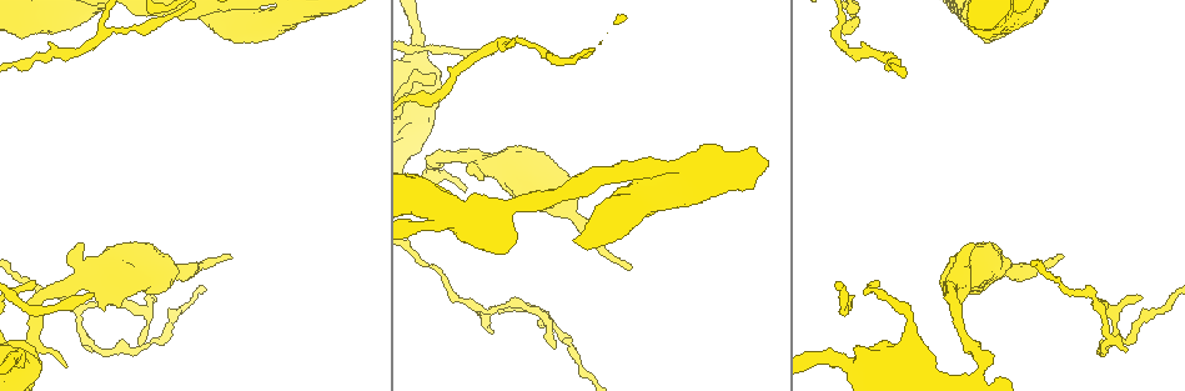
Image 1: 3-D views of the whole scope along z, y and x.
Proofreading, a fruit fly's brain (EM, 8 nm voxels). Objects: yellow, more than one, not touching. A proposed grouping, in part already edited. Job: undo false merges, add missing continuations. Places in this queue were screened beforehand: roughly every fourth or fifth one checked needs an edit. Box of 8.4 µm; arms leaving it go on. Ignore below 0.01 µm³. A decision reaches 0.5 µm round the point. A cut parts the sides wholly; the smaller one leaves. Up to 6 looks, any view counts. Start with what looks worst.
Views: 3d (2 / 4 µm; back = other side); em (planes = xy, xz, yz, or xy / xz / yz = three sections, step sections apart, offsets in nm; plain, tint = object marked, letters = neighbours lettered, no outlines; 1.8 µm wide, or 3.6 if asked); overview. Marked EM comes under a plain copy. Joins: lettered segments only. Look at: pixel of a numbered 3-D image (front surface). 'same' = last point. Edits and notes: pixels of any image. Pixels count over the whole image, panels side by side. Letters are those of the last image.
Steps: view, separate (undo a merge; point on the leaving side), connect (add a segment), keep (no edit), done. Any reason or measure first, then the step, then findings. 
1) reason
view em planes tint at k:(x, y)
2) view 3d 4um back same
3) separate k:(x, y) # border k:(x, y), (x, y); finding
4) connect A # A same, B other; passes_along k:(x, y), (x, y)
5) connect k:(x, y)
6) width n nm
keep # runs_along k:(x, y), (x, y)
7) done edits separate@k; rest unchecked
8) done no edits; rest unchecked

view 3d 2um at 1:(1063, 256)

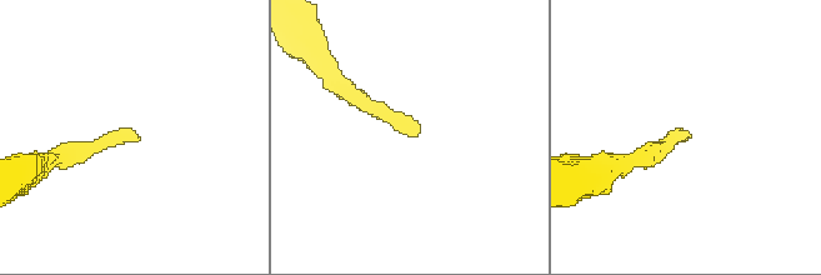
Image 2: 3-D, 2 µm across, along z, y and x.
now the EM
view em planes tint at 2:(684, 140)

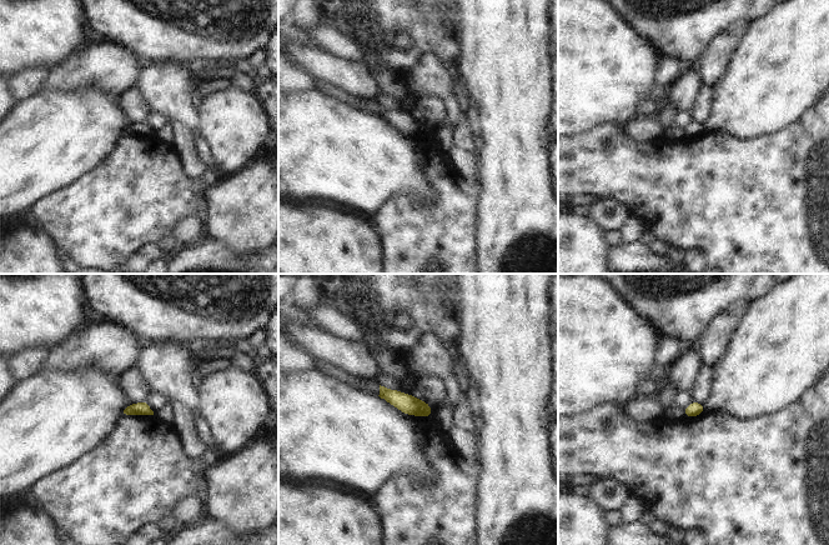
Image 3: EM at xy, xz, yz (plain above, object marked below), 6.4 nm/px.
see the neighbours
view em planes letters same

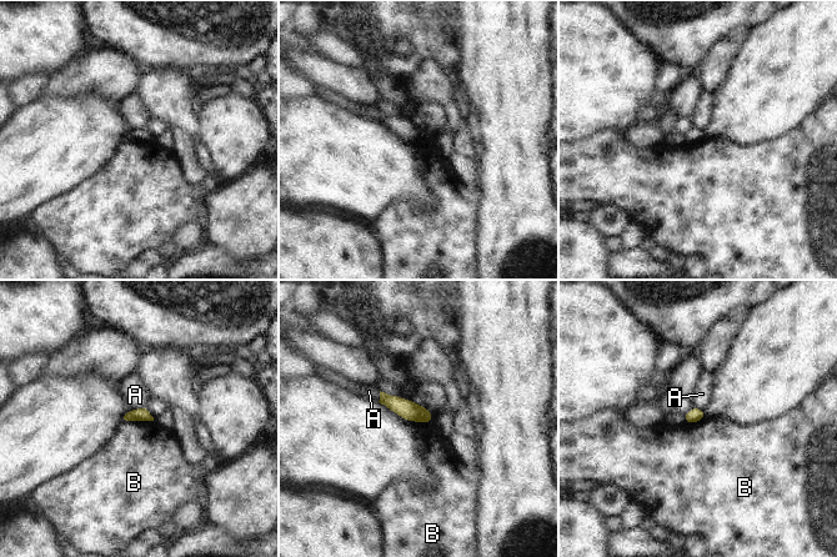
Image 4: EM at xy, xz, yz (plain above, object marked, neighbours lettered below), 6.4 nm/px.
keep # A other, B other; border 4:(124, 418), (153, 421); no lettered segment goes on from it

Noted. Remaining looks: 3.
view 3d 4um at 1:(1110, 312)

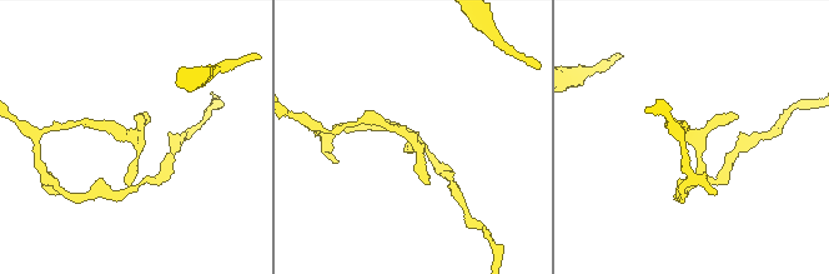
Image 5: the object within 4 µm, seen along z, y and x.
now the EM
view em 3.6um planes tint at 5:(696, 142)

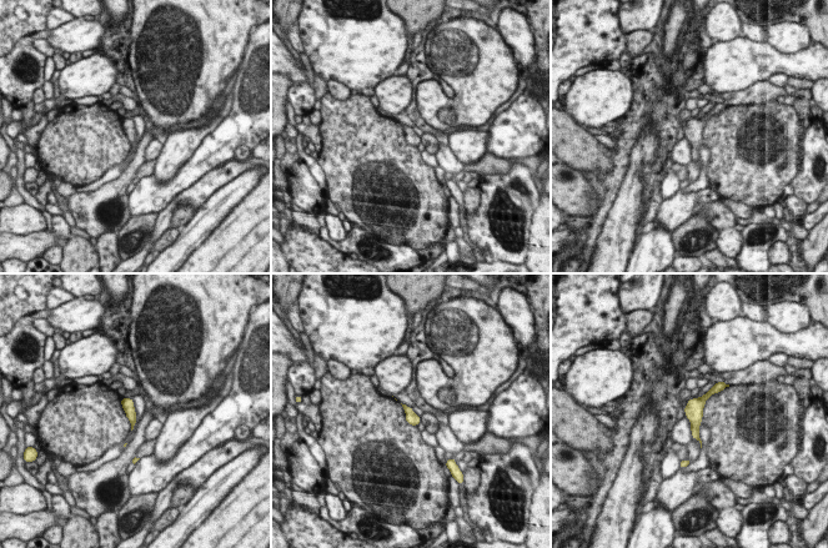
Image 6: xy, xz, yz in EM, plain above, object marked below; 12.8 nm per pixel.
see the neighbours
view em 3.6um planes letters same

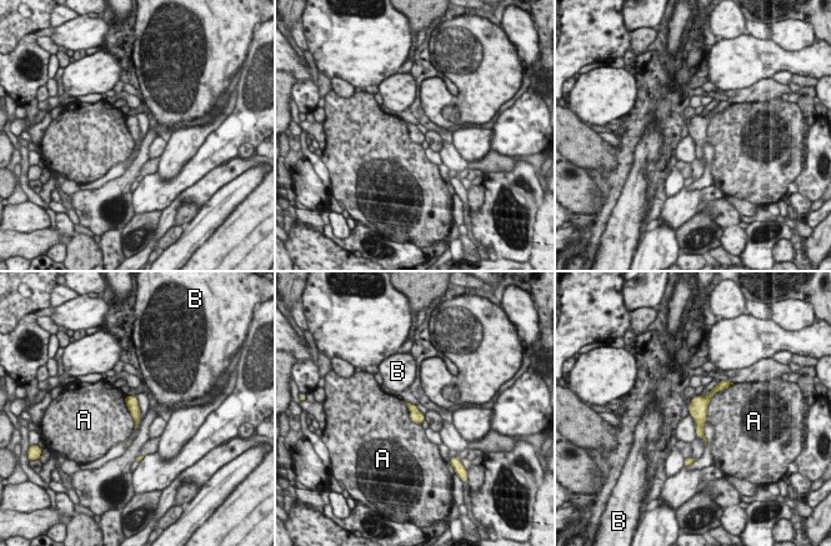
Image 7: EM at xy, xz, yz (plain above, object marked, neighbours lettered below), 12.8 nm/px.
keep # A other, B other; all the same neuron

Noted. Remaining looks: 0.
done no edits; rest unchecked

